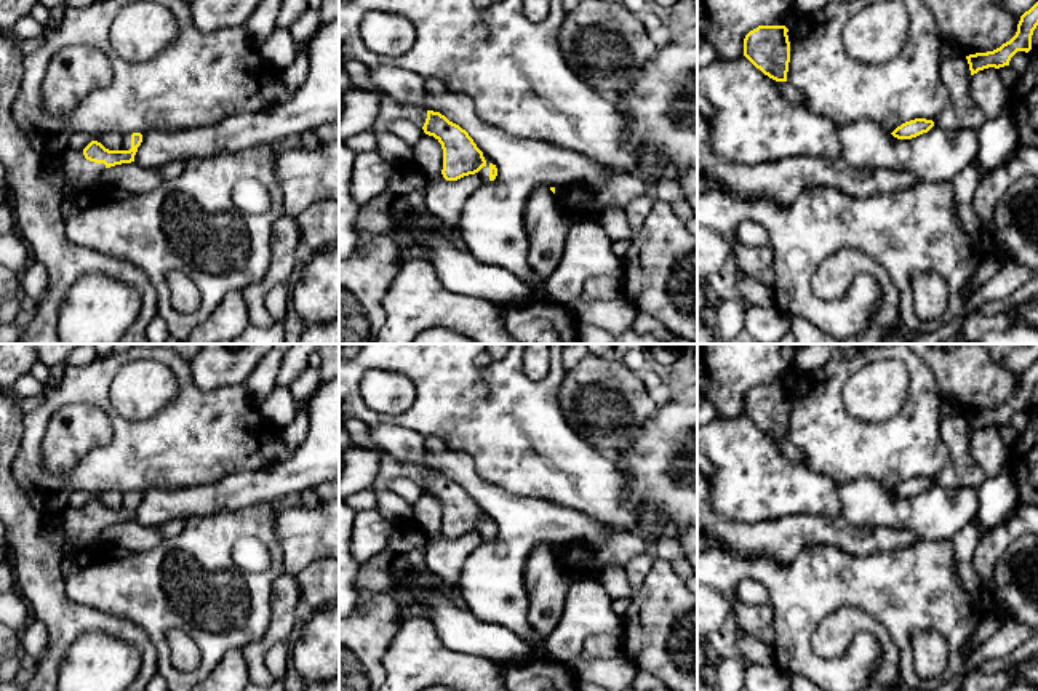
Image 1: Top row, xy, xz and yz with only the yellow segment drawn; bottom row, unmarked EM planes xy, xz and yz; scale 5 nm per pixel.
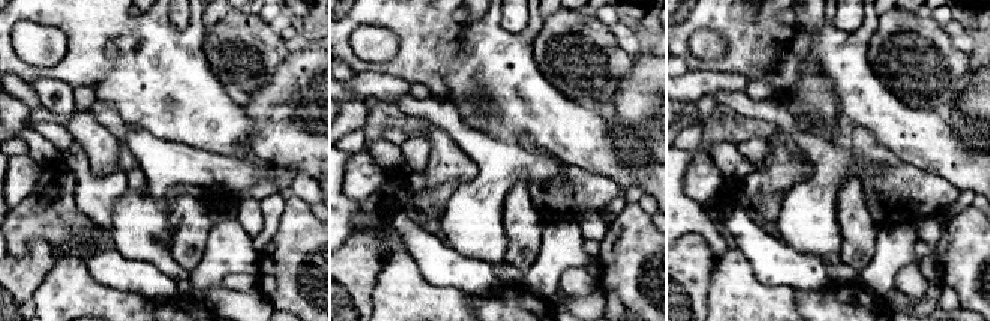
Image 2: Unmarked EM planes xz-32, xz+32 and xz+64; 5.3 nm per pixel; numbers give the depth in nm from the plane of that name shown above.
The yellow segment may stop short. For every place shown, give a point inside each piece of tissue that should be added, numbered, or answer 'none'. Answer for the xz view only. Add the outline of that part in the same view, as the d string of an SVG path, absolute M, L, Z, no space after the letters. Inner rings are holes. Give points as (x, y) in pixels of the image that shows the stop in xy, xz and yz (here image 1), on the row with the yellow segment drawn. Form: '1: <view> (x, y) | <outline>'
1: xz (483, 173) | M485 155L486 165L478 171L478 176L481 178L483 184L489 184L489 165L493 163L486 155ZM493 163L494 165L494 163Z

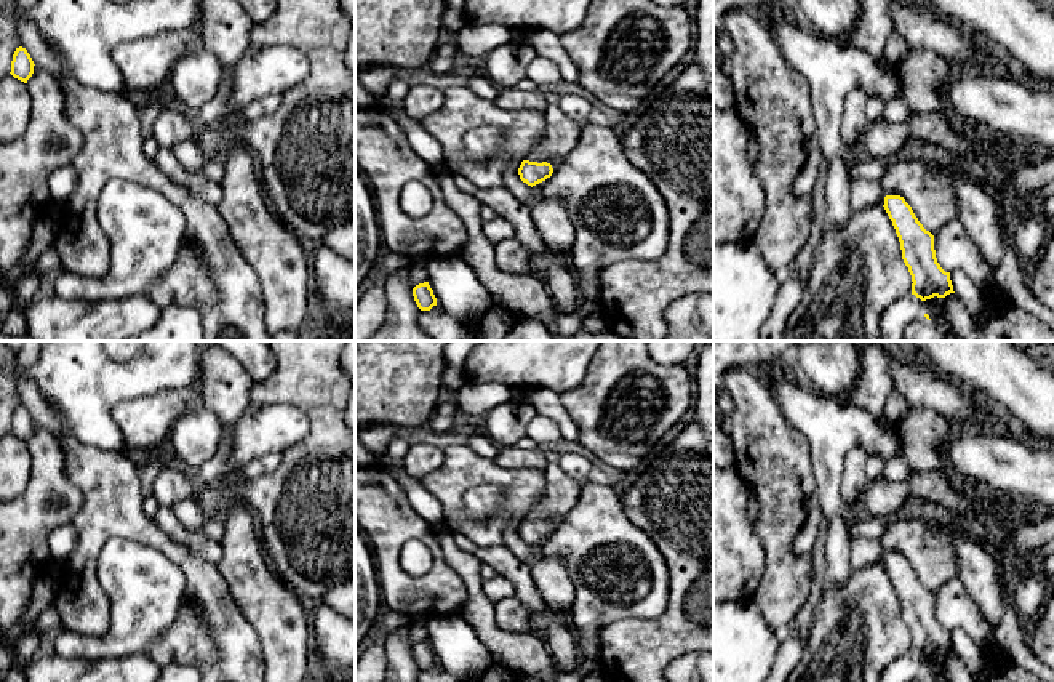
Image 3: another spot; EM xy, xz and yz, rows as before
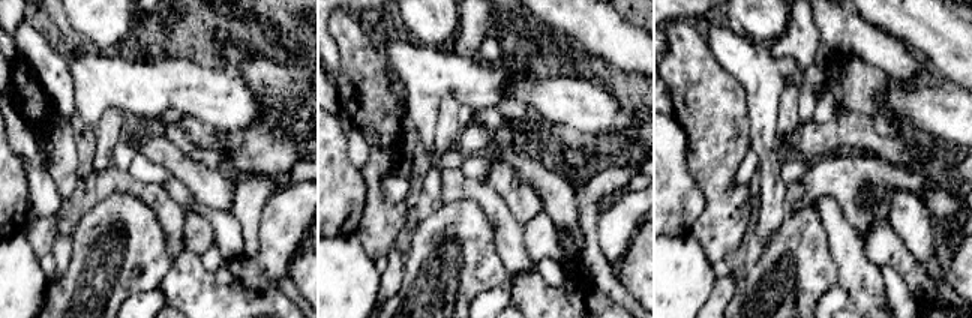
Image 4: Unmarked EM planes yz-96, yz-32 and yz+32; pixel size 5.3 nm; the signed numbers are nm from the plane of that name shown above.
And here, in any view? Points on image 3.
1: xz (562, 133) | M549 104L544 110L545 130L542 138L531 147L526 160L547 162L553 166L560 166L566 155L577 144L582 128L577 122L569 118L560 107L560 104Z

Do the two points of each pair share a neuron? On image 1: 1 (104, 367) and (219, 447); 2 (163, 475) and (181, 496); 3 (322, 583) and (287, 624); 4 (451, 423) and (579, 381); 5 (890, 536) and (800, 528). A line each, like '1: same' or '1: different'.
1: same
2: different
3: different
4: different
5: same

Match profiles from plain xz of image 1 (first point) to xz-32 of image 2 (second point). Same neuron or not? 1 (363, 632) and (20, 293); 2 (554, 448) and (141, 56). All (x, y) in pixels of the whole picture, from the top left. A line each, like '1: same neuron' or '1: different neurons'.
1: same neuron
2: same neuron

